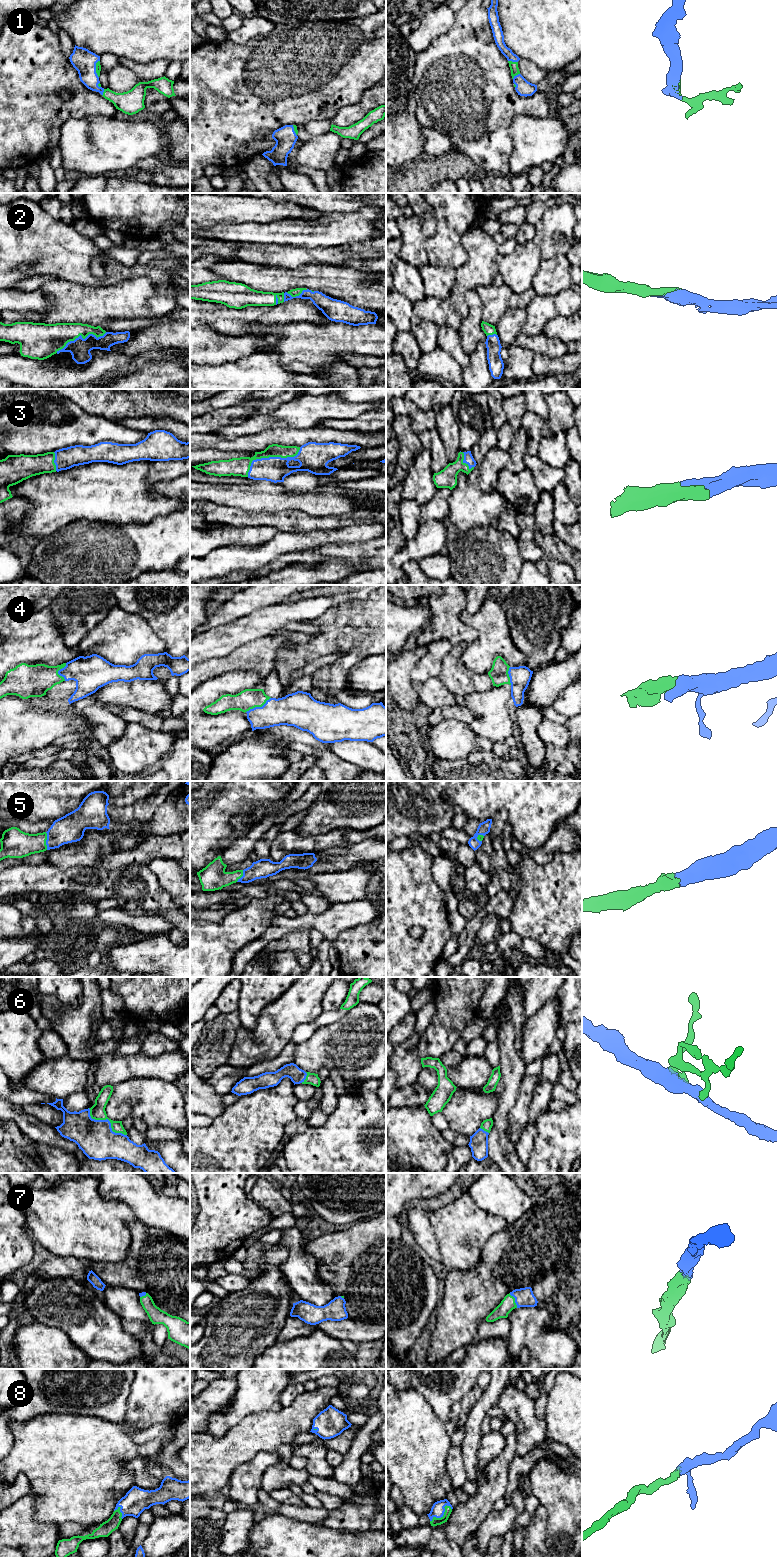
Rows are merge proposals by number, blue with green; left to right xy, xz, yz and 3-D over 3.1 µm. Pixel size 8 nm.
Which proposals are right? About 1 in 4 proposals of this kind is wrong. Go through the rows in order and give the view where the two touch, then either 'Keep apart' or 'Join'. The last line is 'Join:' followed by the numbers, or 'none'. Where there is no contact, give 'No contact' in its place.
1: Touches blue in xy. Join
2: Touches blue in xy. Join
3: Touches blue in xz. Join
4: Touches blue in xz. Join
5: Touches blue in xy. Join
6: Touches blue in xy. Join
7: Touches blue in yz. Join
8: Touches blue in yz. Join
Join: 1, 2, 3, 4, 5, 6, 7, 8

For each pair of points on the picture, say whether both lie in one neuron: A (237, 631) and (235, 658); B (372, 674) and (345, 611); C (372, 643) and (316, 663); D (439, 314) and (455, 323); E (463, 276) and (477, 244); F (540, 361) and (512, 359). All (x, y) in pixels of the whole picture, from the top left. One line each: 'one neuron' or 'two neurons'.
A: two neurons
B: two neurons
C: two neurons
D: one neuron
E: one neuron
F: two neurons

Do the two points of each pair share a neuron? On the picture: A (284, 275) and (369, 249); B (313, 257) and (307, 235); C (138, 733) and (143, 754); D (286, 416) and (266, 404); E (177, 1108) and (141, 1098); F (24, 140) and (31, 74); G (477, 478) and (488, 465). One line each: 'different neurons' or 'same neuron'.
A: different neurons
B: different neurons
C: same neuron
D: different neurons
E: same neuron
F: same neuron
G: same neuron

